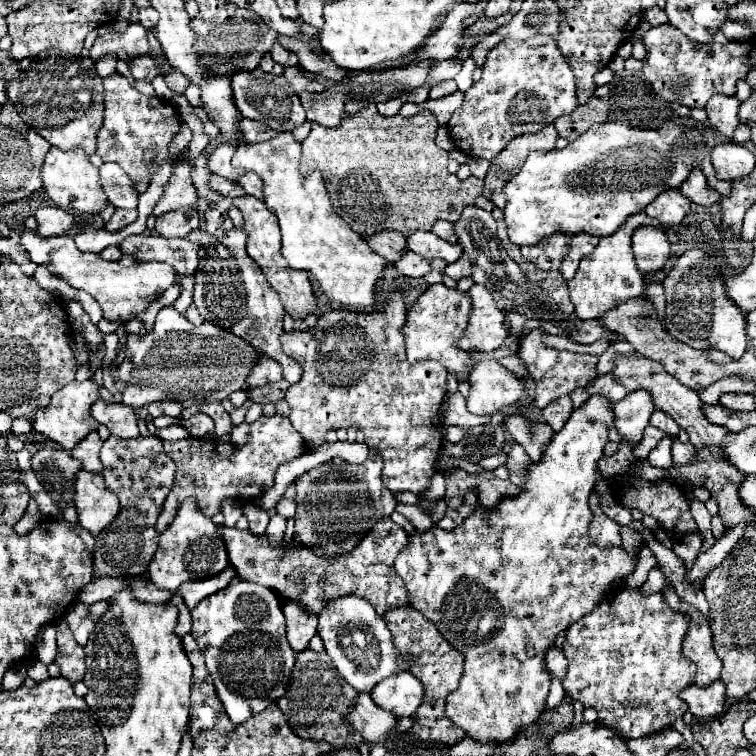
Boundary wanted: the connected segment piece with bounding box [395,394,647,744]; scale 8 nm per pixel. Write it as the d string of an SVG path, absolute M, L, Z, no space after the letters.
M593 394L581 408L575 408L569 416L569 420L565 422L565 426L553 436L553 440L549 442L547 450L541 454L539 462L531 462L525 472L523 472L523 484L521 484L521 492L517 496L503 496L499 500L499 504L493 510L477 510L471 516L467 516L461 524L457 524L453 530L441 530L439 526L433 526L431 532L427 534L413 534L409 538L409 546L397 556L395 560L395 570L397 574L403 578L405 588L409 592L409 602L415 610L419 610L427 620L431 620L437 630L443 634L443 638L457 650L463 650L465 662L463 662L463 676L459 682L459 688L455 692L451 692L447 696L445 702L445 714L449 720L453 720L453 724L457 724L461 730L465 730L465 734L471 740L477 742L507 742L513 740L515 734L529 726L535 724L545 708L545 700L549 694L549 684L551 684L551 676L547 672L545 666L545 654L549 648L555 646L555 638L565 632L573 622L577 622L581 616L589 614L595 604L599 604L611 588L611 582L615 578L625 578L629 576L629 572L633 572L635 564L637 564L637 552L647 544L645 540L635 548L635 550L625 550L623 546L597 546L593 544L591 536L589 536L589 526L593 520L593 512L589 508L589 494L595 488L595 474L599 472L597 462L603 456L603 448L609 442L609 428L615 424L617 416L613 412L613 404L609 398Z

